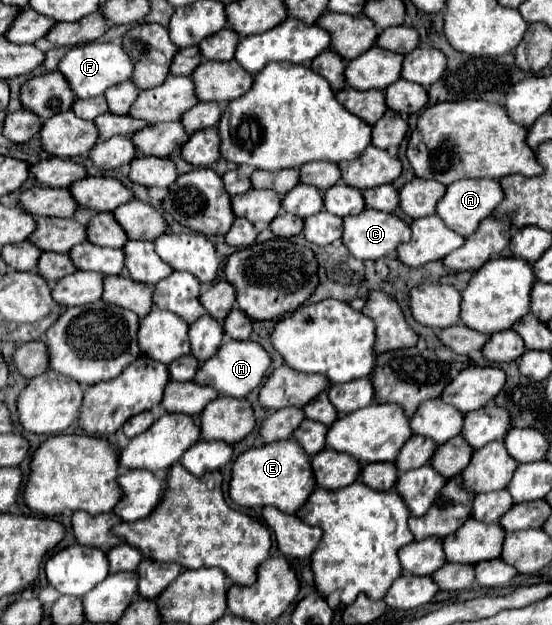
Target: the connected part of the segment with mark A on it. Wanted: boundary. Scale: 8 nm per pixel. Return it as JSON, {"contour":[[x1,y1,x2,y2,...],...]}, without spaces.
{"contour":[[480,178,480,180,458,180,454,184,448,186,444,198,438,202,436,214,440,214,440,218,446,222,448,228,452,228,454,232,458,232,460,236,470,236,472,232,476,232,478,224,492,216,494,208,504,200,504,192,500,186,500,180,492,180,492,178]]}

